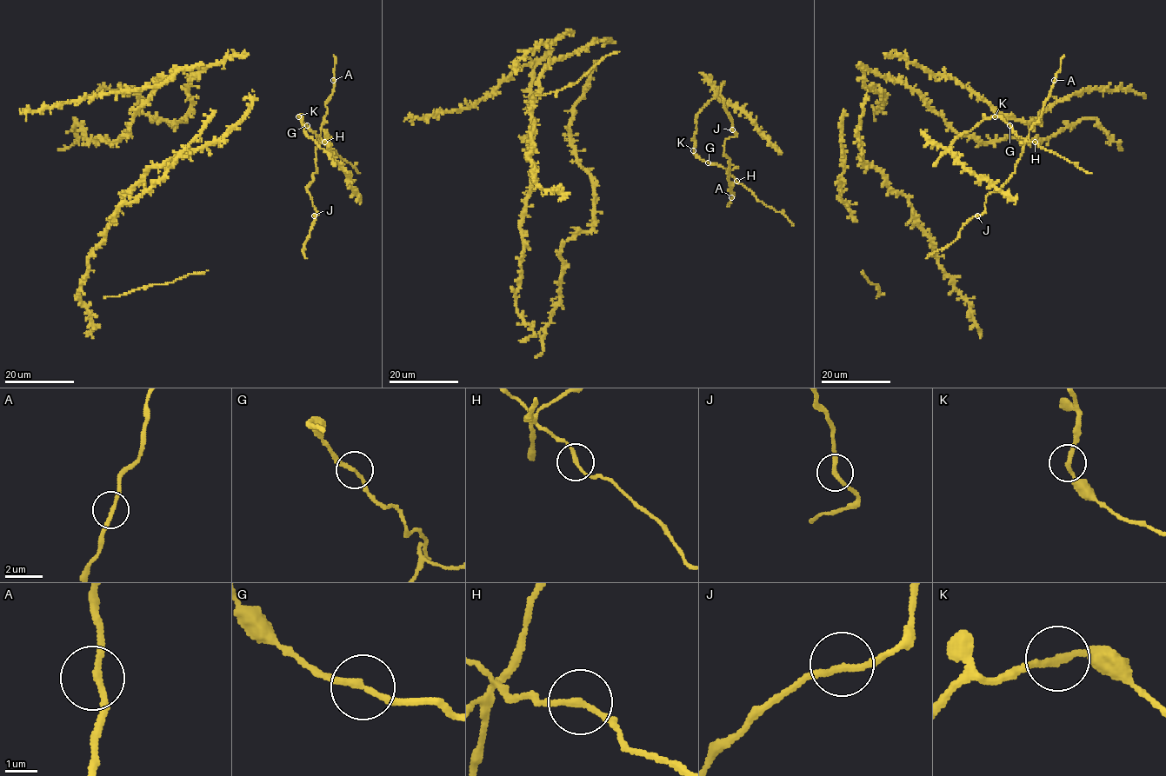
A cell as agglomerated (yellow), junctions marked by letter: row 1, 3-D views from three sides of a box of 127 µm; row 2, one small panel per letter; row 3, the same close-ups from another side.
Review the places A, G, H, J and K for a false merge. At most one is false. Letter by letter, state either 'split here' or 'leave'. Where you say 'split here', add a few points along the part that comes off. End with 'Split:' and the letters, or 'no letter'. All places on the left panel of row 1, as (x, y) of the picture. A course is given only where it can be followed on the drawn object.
A: leave
G: leave
H: leave
J: leave
K: leave
Split: no letter

